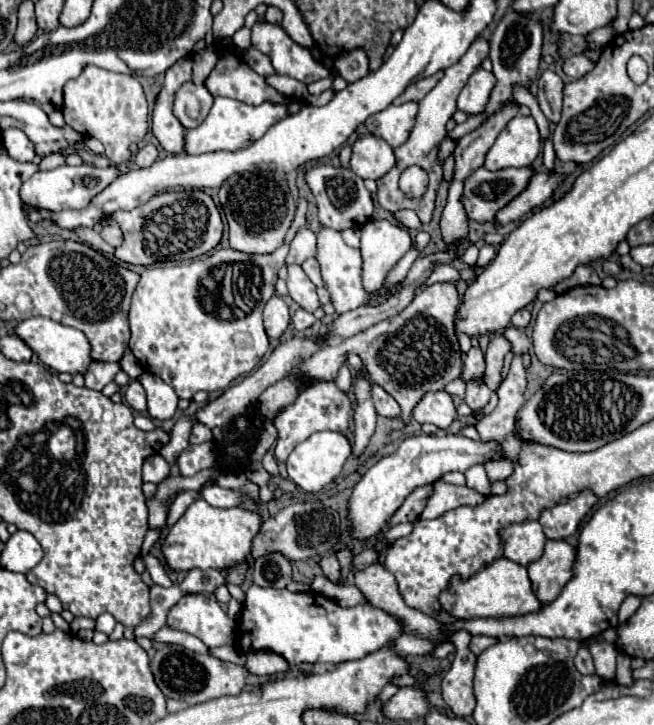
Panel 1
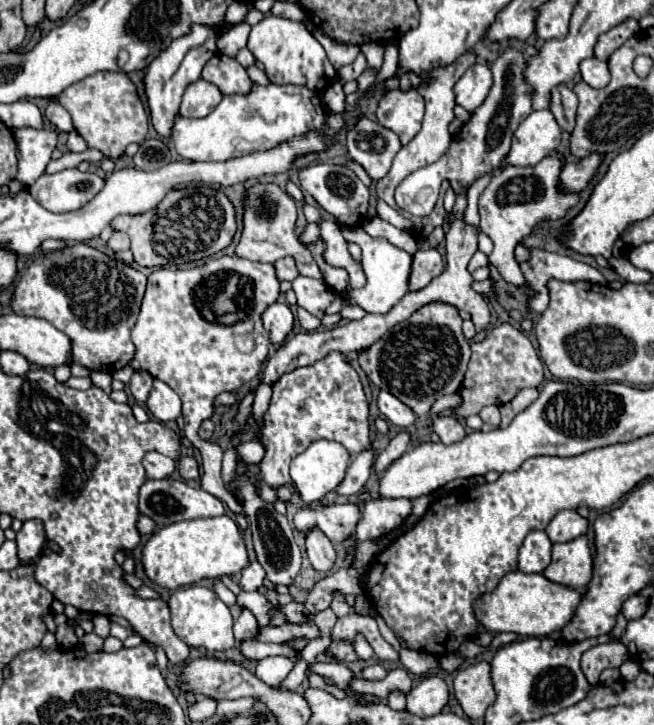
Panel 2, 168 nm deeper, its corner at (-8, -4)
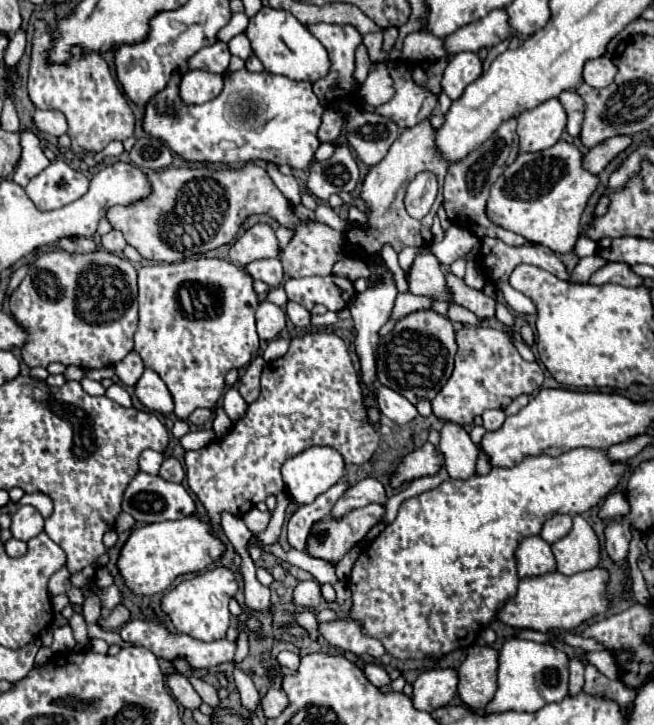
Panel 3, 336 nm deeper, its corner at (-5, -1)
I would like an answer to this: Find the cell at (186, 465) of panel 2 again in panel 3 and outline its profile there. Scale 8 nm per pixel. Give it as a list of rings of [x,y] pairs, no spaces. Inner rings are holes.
[[[167,457],[161,465],[161,471],[159,475],[165,479],[165,481],[171,481],[171,483],[181,483],[185,479],[185,471],[183,471],[183,465],[179,459],[175,457]]]

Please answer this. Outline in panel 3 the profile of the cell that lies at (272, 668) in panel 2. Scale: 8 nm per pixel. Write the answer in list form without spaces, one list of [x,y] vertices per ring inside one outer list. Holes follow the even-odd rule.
[[[281,651],[277,655],[277,663],[281,667],[287,667],[287,669],[297,669],[299,667],[299,655],[291,653],[291,651]]]

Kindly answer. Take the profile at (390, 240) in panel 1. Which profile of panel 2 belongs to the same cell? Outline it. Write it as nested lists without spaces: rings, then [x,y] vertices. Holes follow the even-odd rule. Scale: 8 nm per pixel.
[[[348,228],[348,230],[344,230],[344,236],[348,242],[356,242],[362,248],[362,266],[364,266],[364,274],[368,278],[368,284],[364,288],[348,292],[350,302],[362,306],[370,314],[388,312],[408,292],[408,276],[410,276],[412,256],[406,250],[392,246],[392,242],[388,242],[386,238],[368,236],[362,228]]]

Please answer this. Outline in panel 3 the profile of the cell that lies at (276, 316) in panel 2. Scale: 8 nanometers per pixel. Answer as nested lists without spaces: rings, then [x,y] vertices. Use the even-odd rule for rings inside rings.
[[[267,301],[259,303],[255,319],[257,319],[257,335],[265,341],[275,339],[285,329],[285,321],[287,321],[285,311]]]

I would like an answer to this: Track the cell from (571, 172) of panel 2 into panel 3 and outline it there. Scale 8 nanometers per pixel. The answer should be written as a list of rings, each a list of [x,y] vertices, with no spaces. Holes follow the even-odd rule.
[[[617,135],[613,139],[607,139],[605,143],[599,143],[597,147],[589,149],[589,153],[583,159],[583,165],[591,173],[601,173],[609,165],[609,161],[617,157],[621,151],[625,151],[629,145],[631,145],[629,135]]]

